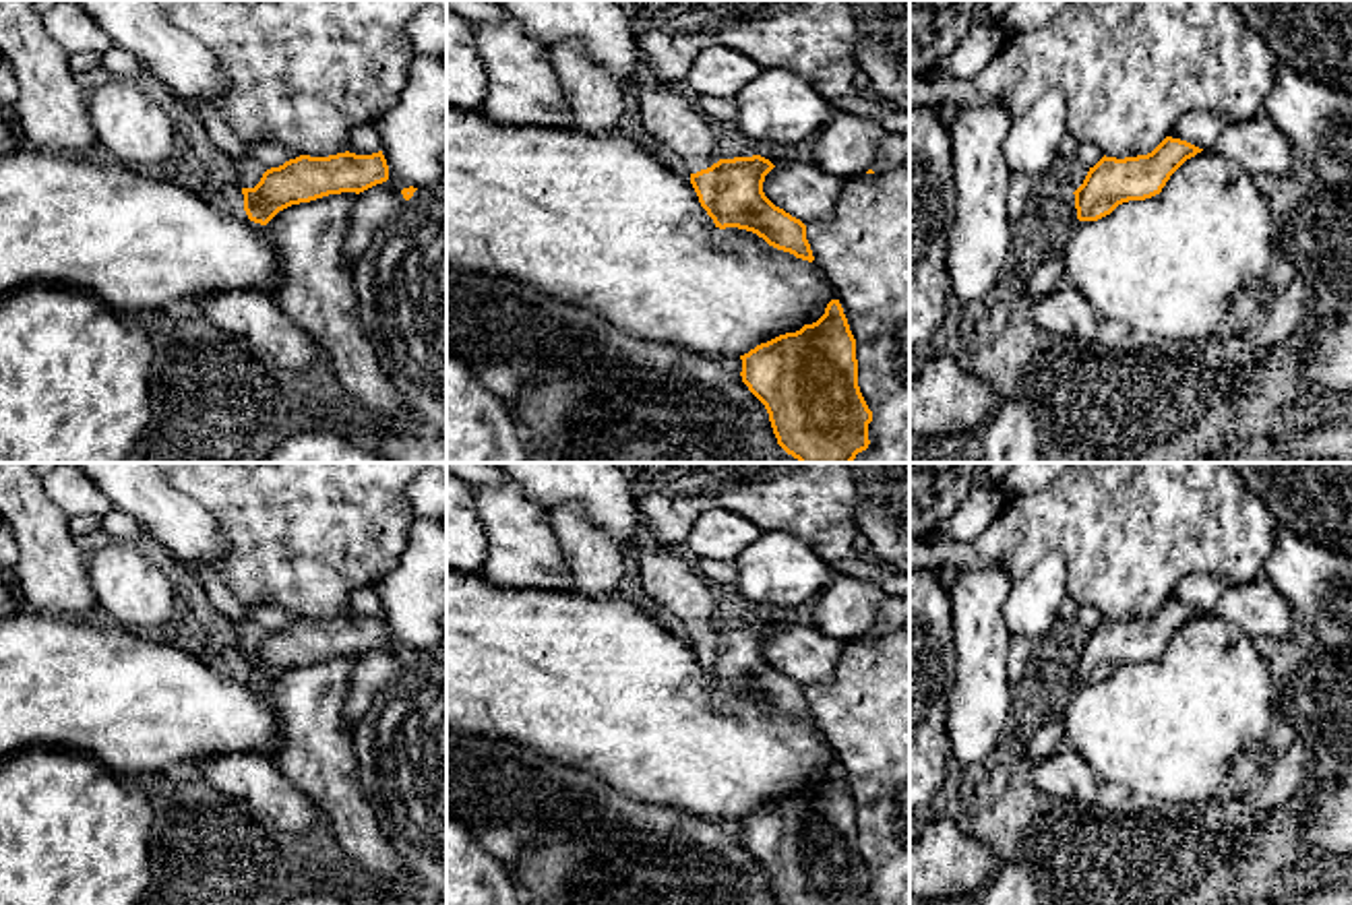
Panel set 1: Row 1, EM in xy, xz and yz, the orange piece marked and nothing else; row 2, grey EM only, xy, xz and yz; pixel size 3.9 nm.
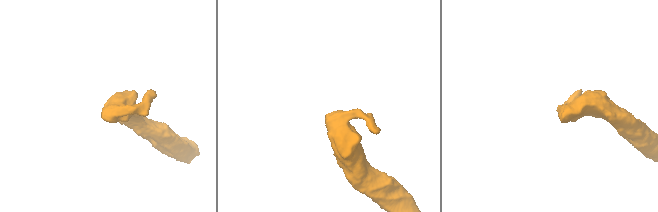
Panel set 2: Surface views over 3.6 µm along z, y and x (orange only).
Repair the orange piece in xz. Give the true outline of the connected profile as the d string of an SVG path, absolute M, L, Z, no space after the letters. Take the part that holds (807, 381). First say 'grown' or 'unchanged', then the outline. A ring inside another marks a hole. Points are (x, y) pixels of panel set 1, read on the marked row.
unchanged; M839 300L817 322L740 360L742 382L765 405L788 455L800 463L852 463L868 448L872 411L858 386L856 339Z

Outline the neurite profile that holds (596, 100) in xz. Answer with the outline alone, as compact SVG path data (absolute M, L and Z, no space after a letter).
M562 41L550 50L552 68L569 103L571 130L604 134L624 110L624 89L591 60L581 41Z

